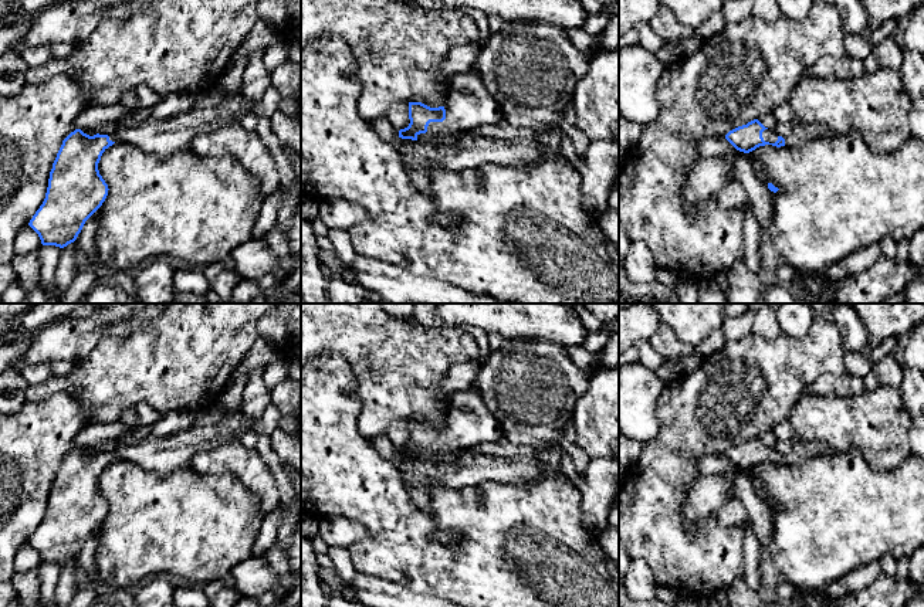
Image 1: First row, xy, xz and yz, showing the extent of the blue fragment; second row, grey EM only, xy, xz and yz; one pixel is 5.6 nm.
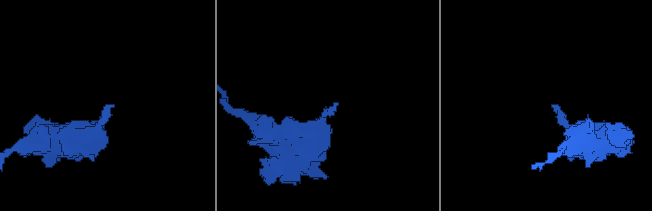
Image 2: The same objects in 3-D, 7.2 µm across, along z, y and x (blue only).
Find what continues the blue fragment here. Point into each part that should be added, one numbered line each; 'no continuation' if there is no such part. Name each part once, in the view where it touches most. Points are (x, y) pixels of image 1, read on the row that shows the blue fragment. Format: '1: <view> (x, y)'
1: xz (470, 105)

